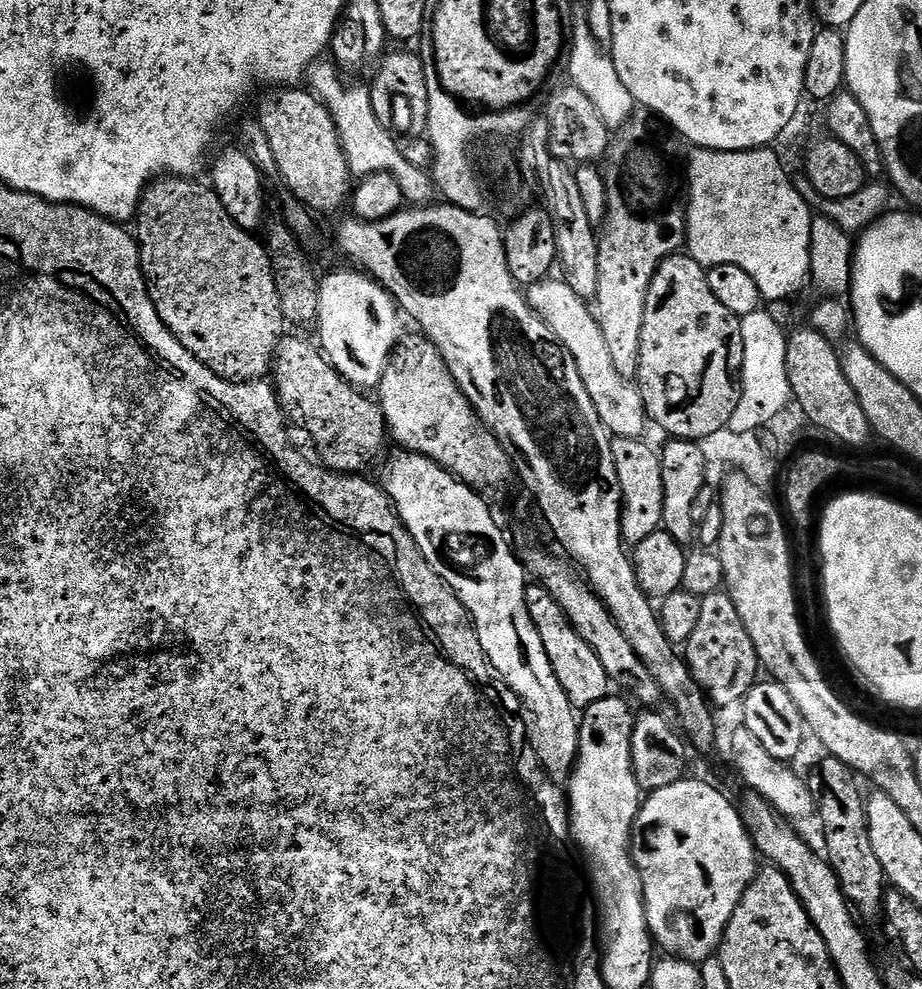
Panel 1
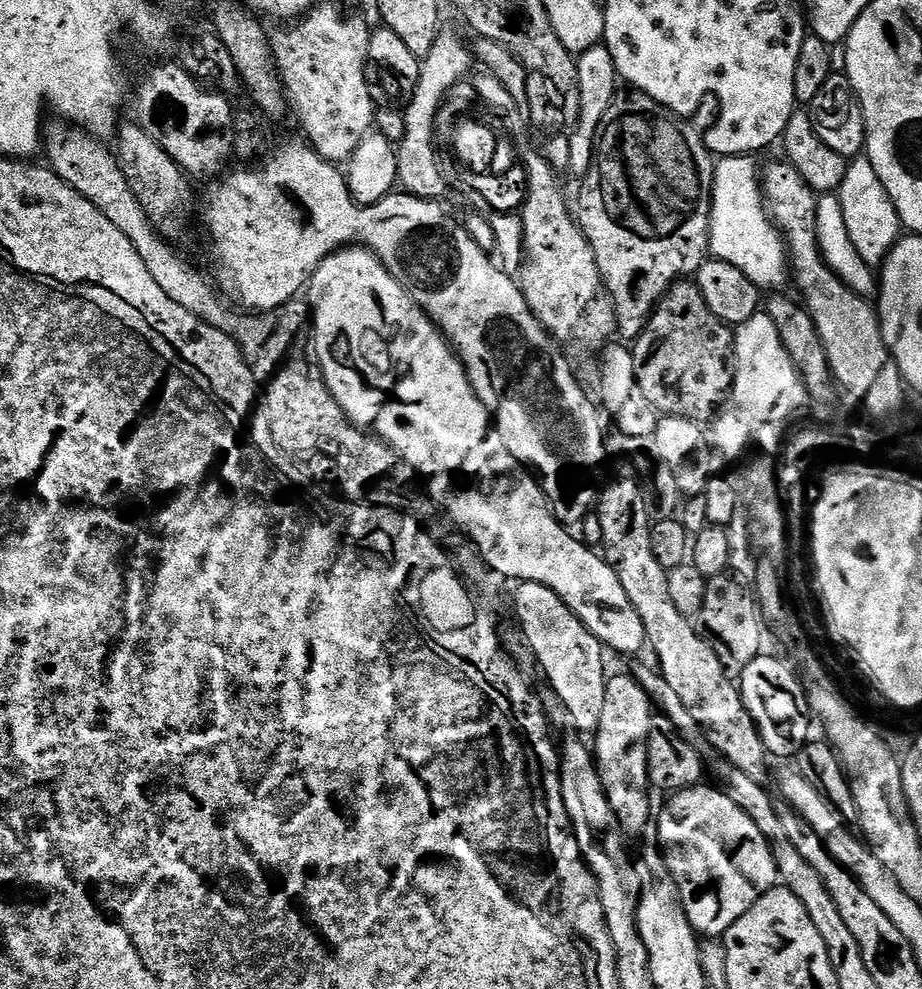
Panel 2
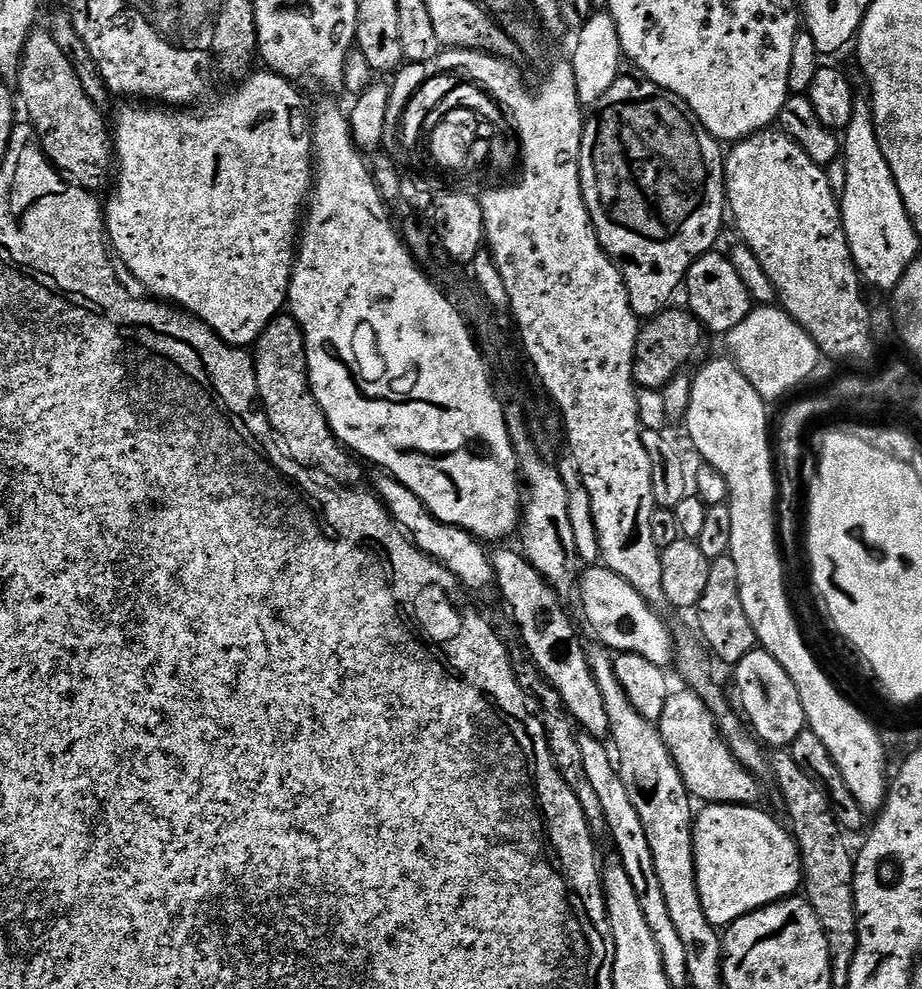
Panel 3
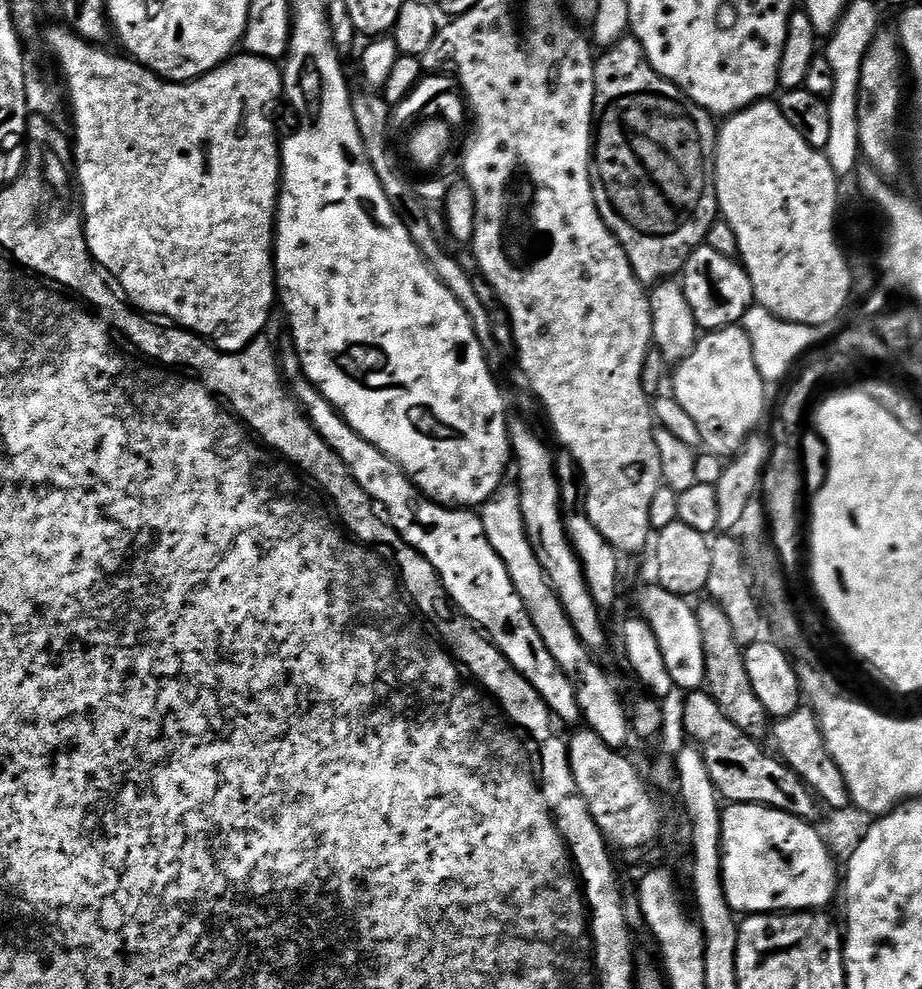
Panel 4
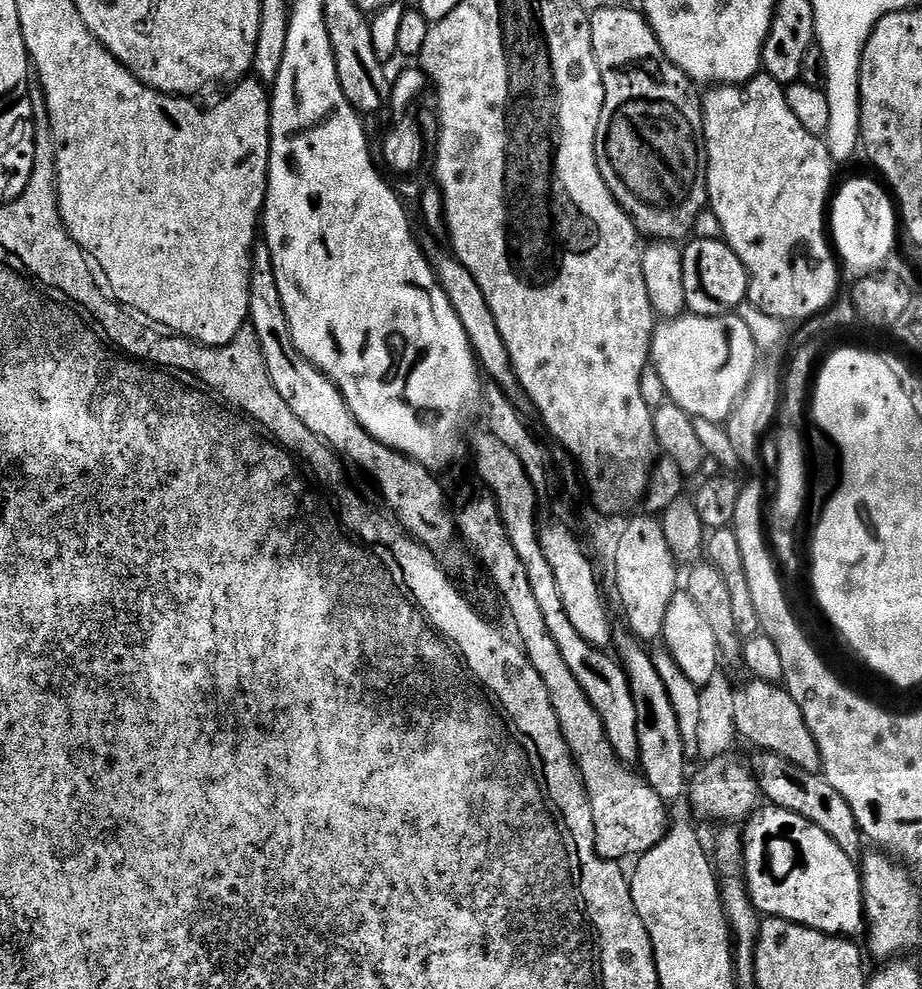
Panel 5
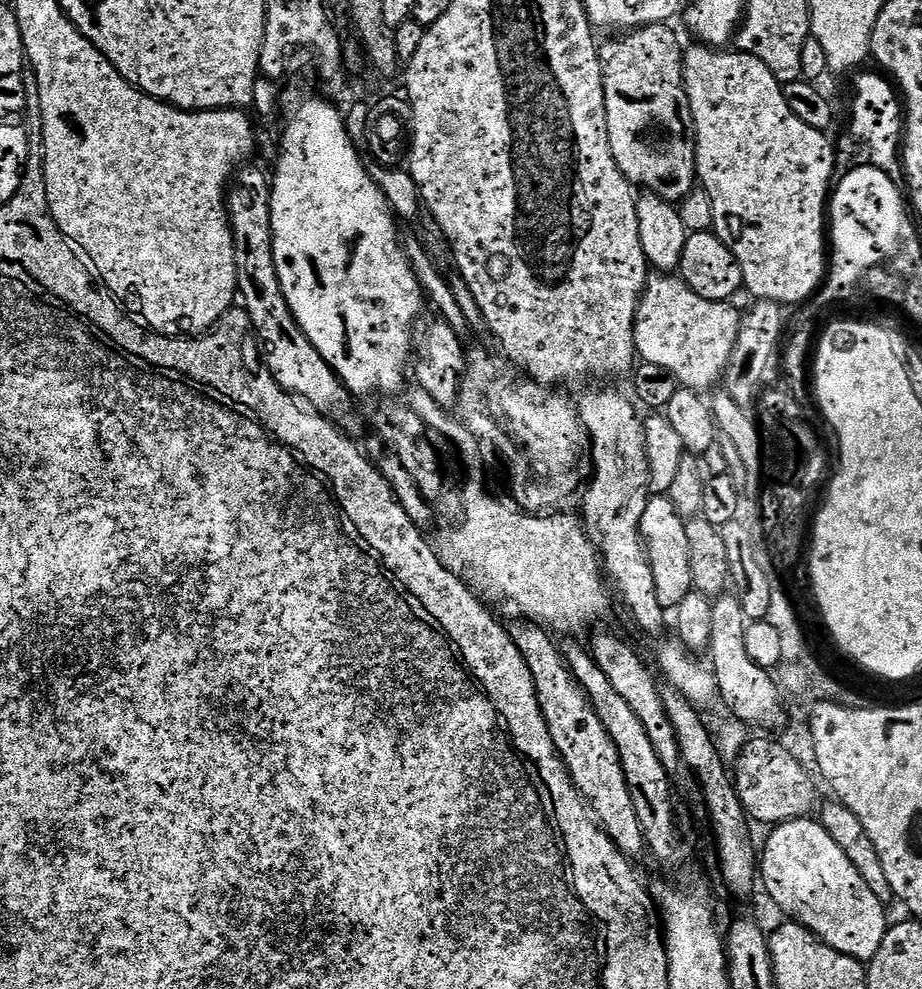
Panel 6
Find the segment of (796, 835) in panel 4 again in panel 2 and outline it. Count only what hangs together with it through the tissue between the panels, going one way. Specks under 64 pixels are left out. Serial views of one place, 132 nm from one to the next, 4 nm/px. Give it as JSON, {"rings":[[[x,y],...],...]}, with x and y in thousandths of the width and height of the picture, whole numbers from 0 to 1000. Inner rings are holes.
{"rings":[[[741,797],[728,806],[716,825],[716,851],[721,876],[733,894],[738,917],[754,943],[764,948],[781,948],[822,912],[826,904],[843,897],[844,887],[837,857],[822,835],[796,813],[789,800],[777,797]]]}

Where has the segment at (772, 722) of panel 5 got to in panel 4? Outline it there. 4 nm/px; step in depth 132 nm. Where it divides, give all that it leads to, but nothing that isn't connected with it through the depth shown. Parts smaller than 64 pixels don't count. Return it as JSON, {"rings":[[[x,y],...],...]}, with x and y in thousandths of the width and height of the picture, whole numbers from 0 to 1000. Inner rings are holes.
{"rings":[[[869,714],[861,722],[845,725],[836,733],[835,748],[842,751],[841,759],[845,767],[849,768],[893,812],[895,809],[899,818],[913,817],[922,813],[913,779],[909,779],[909,770],[905,770],[894,750],[894,743],[889,738],[889,731],[885,728],[884,720]]]}

